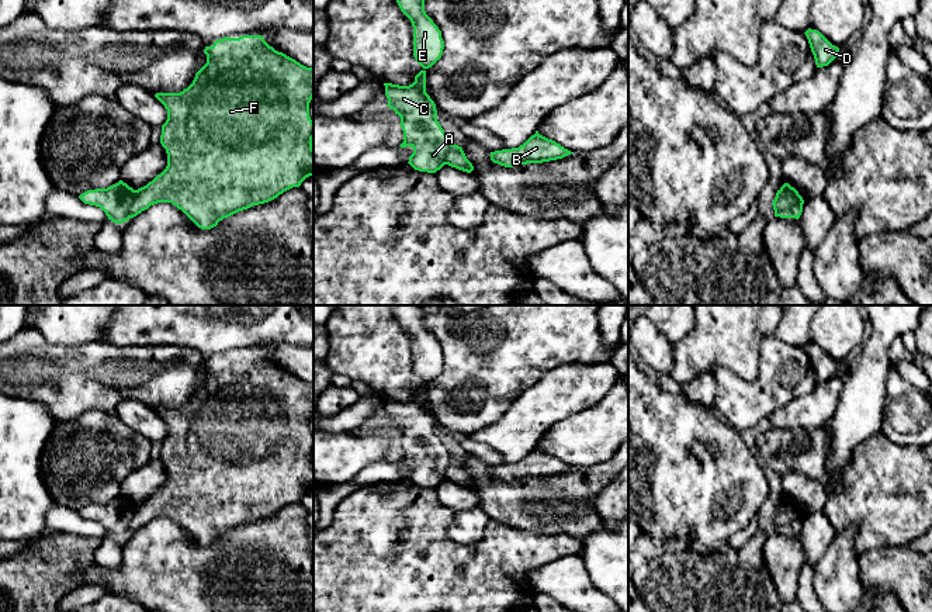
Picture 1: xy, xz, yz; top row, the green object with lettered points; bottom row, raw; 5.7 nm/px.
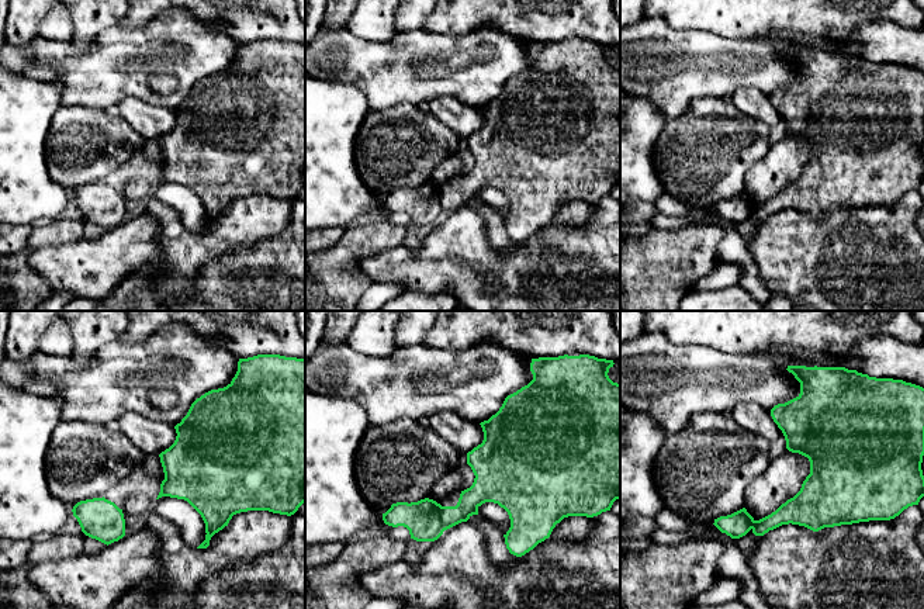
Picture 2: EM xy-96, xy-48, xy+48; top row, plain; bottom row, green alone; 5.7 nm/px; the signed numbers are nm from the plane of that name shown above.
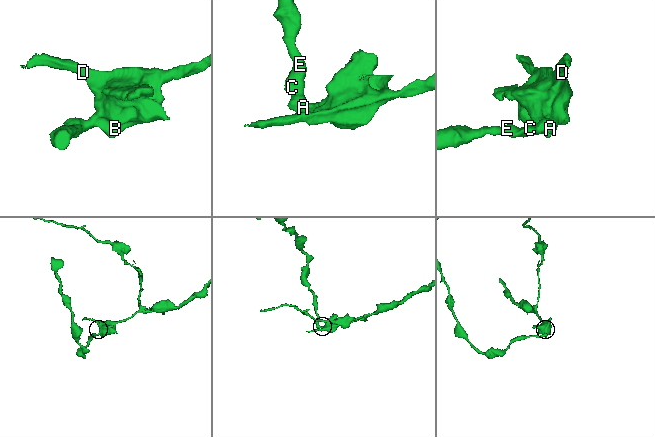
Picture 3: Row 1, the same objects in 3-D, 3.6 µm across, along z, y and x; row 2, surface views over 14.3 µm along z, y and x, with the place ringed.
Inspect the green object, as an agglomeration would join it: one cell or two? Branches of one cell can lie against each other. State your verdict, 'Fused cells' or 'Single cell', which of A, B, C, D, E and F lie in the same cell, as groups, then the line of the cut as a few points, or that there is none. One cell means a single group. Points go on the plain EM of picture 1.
Fused cells. Groups: A C E / B D F. Split along xy (135, 505), (128, 532)

